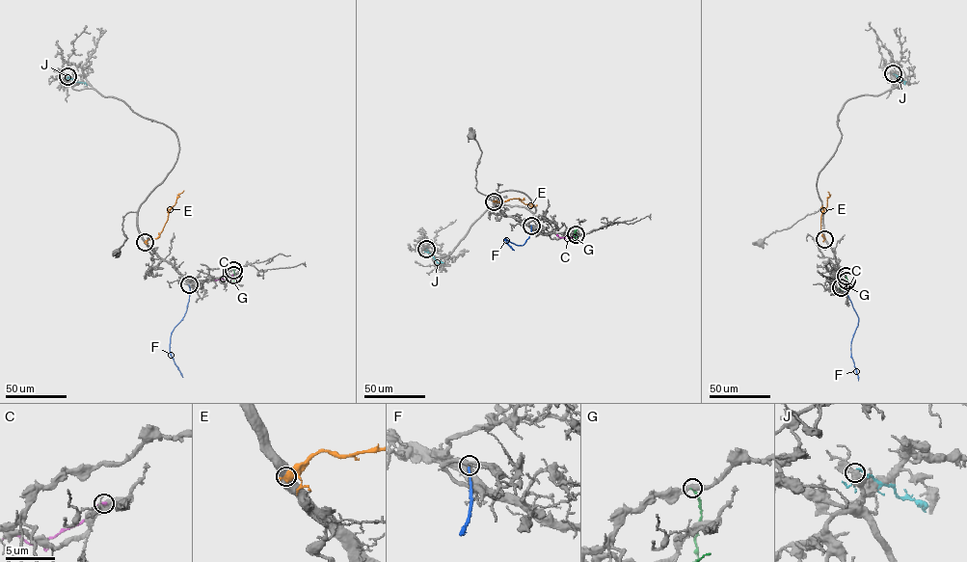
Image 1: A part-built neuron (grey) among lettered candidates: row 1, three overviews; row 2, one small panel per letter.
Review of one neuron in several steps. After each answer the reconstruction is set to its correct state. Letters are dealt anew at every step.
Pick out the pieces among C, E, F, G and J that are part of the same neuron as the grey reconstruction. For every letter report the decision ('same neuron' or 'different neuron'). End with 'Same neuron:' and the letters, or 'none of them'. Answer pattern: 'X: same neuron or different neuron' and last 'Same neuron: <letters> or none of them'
C: different neuron
E: different neuron
F: different neuron
G: different neuron
J: different neuron
Same neuron: none of them

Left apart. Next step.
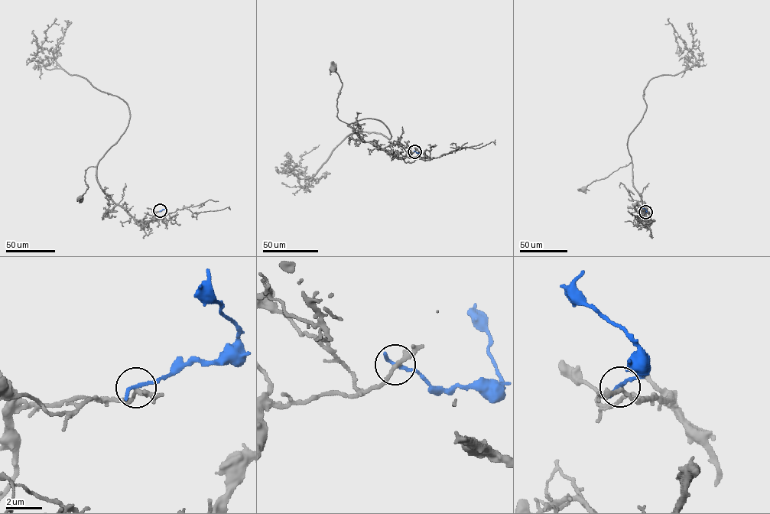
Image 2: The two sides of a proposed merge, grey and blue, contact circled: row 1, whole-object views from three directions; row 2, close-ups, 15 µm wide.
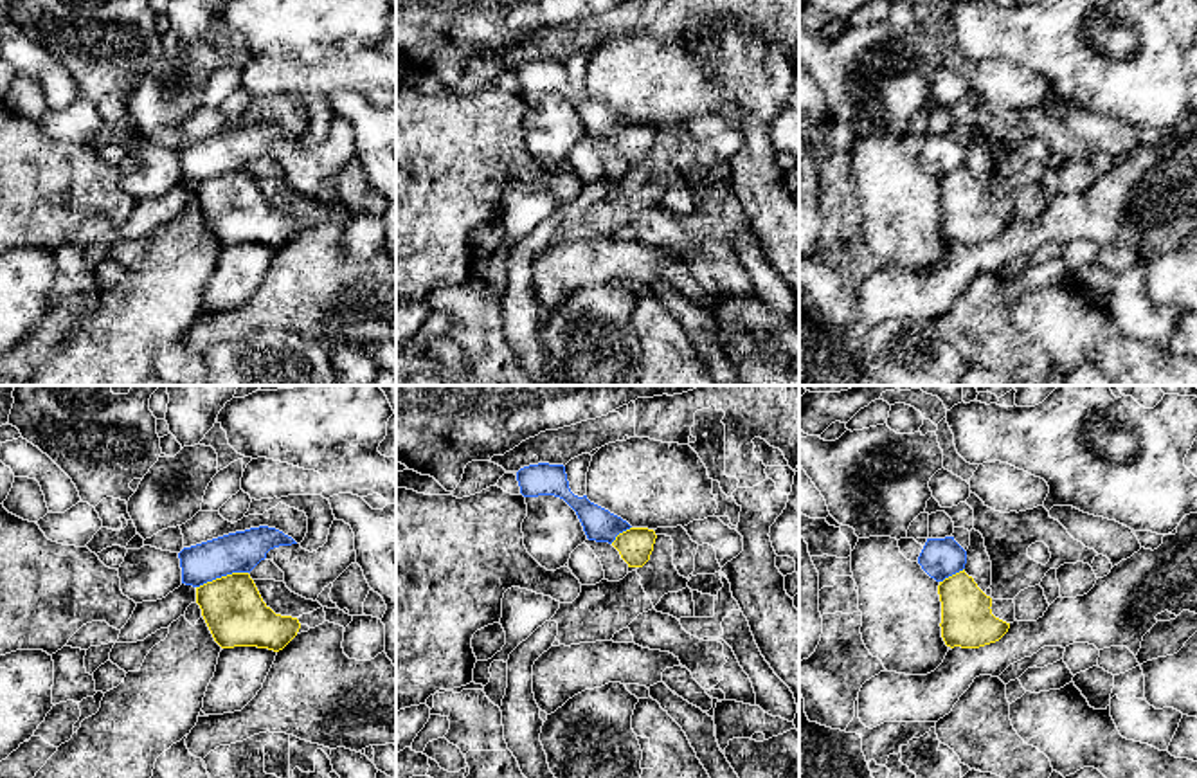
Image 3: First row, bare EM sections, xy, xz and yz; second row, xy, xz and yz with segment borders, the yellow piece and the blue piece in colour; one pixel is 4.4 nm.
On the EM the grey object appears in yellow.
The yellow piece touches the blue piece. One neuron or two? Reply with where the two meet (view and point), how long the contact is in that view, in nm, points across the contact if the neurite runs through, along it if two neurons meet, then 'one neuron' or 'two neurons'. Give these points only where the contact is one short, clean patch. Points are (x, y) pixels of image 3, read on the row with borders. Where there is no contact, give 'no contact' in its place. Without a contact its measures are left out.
contact xy (222, 577); length 240 nm; border xy (247, 571), (233, 571), (197, 588); two neurons

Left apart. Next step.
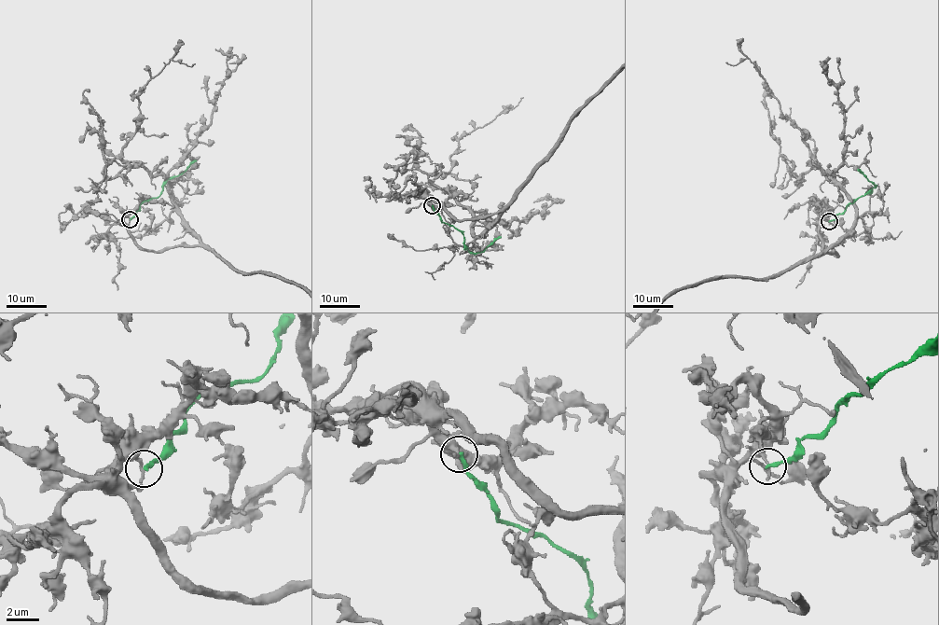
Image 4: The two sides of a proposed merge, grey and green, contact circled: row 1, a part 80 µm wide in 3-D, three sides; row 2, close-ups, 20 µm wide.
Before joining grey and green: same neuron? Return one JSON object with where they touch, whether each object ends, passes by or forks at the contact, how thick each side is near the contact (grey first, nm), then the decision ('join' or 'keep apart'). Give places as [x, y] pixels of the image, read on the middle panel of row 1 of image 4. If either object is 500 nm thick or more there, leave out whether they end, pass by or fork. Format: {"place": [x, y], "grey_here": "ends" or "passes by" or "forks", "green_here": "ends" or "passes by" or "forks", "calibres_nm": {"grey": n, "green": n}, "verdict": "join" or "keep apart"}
{"place": [432, 205], "grey_here": "ends", "green_here": "ends", "calibres_nm": {"grey": 240, "green": 240}, "verdict": "keep apart"}

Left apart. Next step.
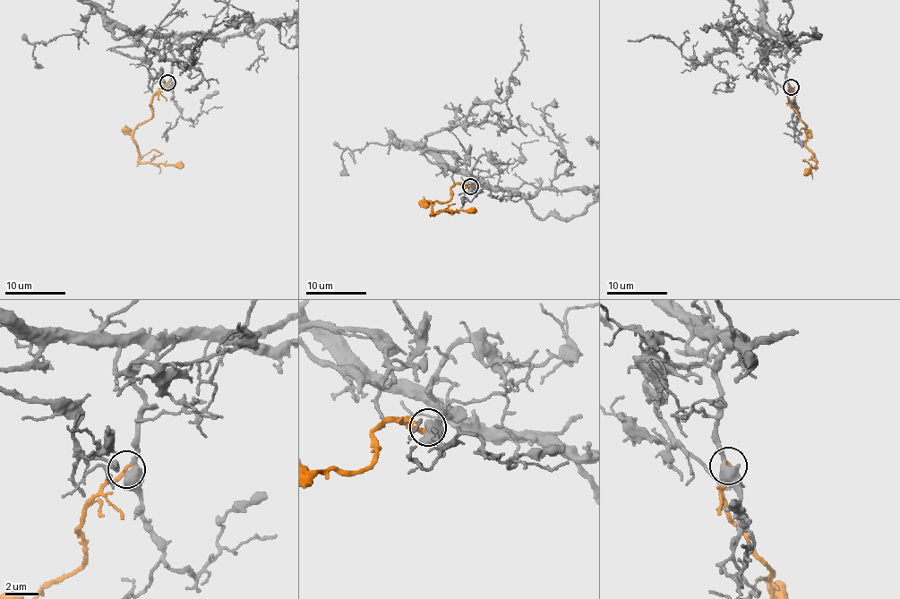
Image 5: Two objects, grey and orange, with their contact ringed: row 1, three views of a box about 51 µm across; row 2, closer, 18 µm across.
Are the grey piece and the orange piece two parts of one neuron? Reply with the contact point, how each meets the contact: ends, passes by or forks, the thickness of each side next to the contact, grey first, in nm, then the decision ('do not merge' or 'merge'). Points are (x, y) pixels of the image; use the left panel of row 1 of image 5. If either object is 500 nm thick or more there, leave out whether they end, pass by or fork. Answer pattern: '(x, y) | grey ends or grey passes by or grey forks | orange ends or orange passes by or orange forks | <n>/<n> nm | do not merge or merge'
(167, 82) | 550/280 nm | merge

